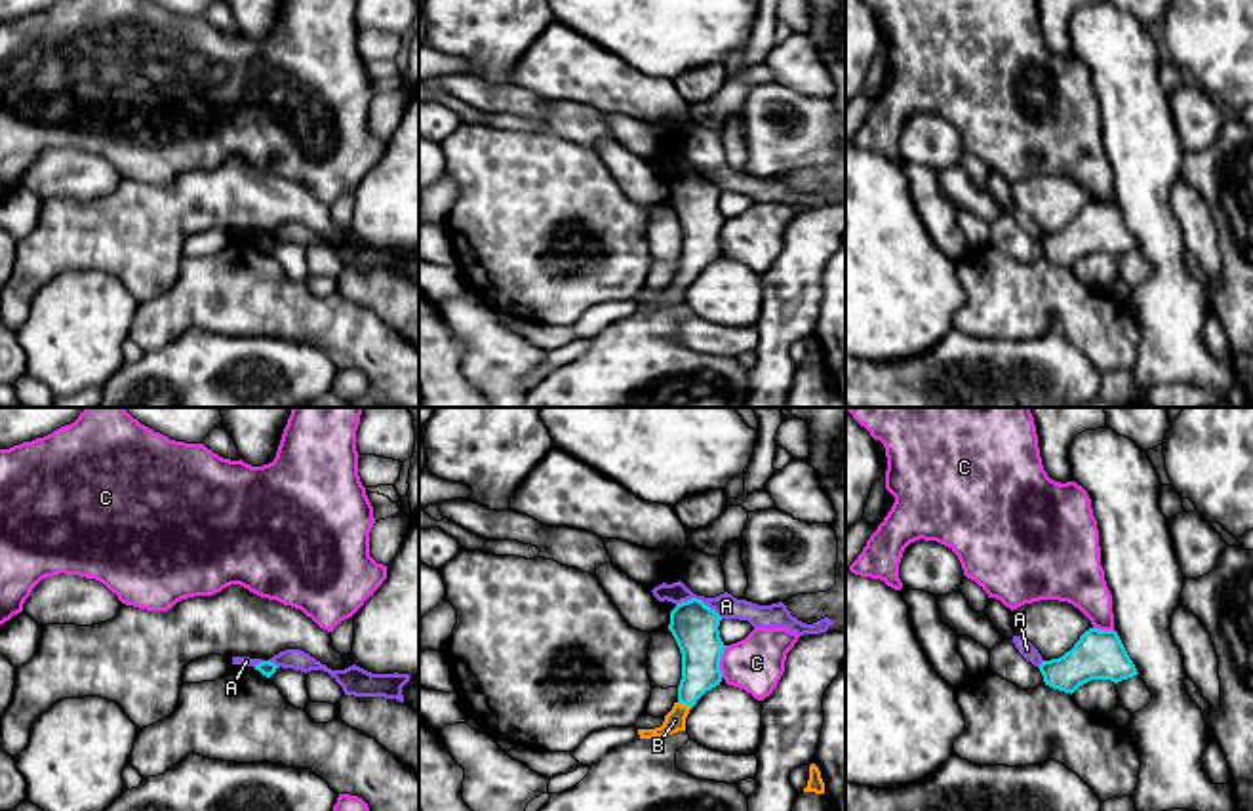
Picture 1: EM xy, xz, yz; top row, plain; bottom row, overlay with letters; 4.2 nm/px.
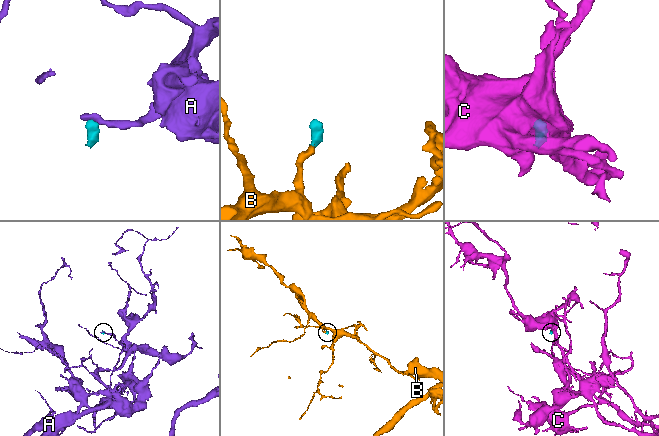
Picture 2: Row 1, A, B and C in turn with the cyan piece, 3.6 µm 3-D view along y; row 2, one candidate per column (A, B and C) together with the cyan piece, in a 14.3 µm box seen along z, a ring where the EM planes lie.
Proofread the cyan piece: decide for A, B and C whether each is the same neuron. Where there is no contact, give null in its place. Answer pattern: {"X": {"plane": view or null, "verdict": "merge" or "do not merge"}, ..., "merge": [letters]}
{"A": {"plane": "xz", "verdict": "do not merge"}, "B": {"plane": "xz", "verdict": "merge"}, "C": {"plane": "xz", "verdict": "do not merge"}, "merge": ["B"]}

